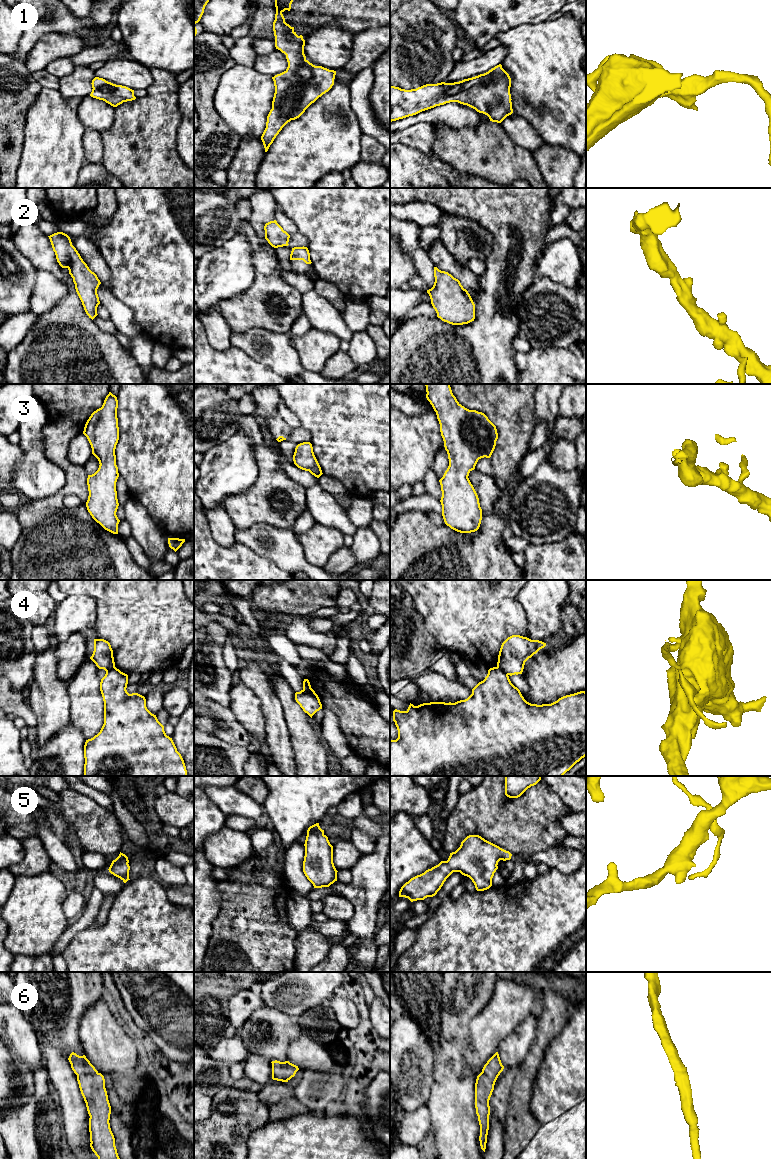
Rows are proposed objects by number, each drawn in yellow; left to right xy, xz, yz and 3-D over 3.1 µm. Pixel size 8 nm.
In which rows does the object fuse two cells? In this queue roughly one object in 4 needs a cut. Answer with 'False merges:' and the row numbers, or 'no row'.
False merges: 4

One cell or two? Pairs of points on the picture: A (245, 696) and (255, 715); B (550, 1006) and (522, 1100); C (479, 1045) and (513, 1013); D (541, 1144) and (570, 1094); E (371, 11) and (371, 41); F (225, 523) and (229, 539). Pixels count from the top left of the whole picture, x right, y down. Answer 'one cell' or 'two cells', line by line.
A: one cell
B: one cell
C: one cell
D: two cells
E: two cells
F: one cell

